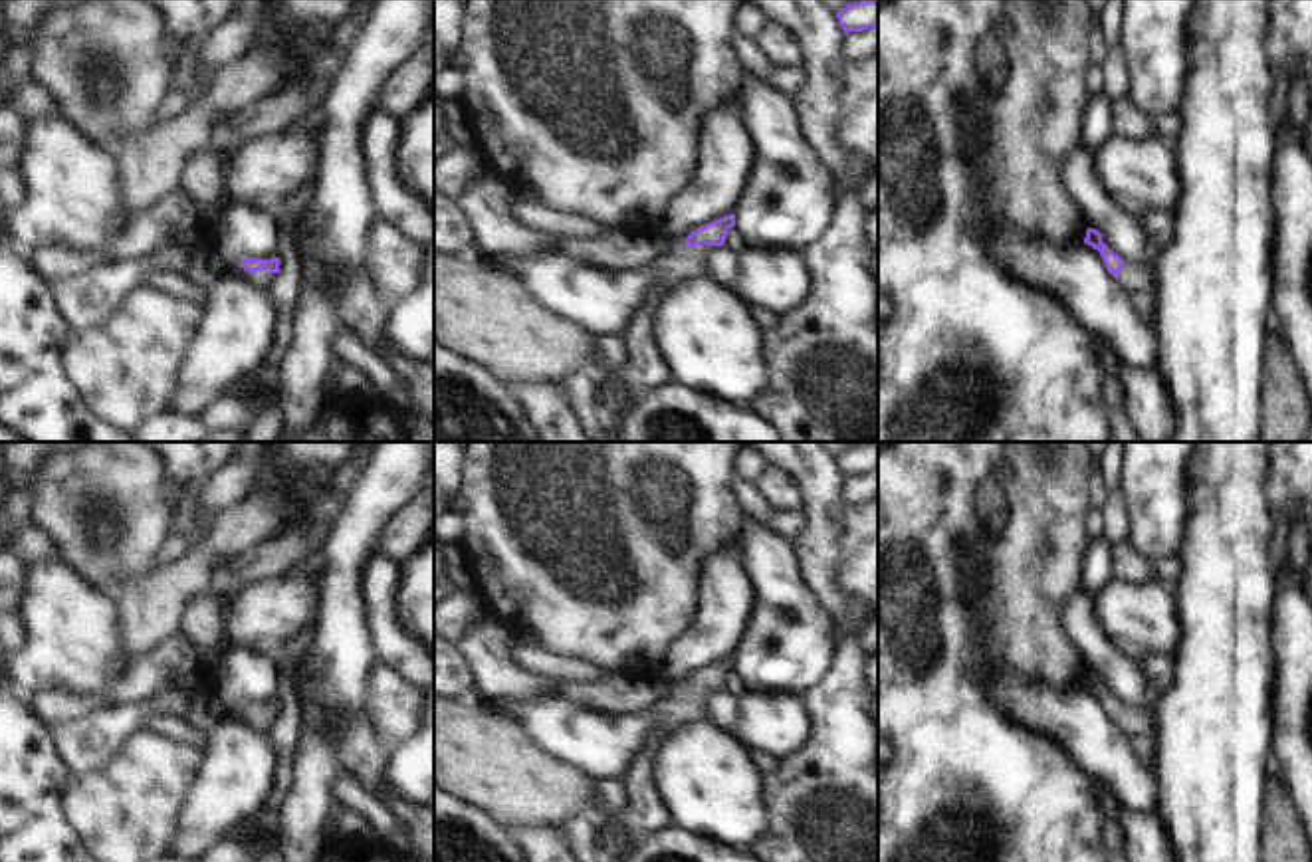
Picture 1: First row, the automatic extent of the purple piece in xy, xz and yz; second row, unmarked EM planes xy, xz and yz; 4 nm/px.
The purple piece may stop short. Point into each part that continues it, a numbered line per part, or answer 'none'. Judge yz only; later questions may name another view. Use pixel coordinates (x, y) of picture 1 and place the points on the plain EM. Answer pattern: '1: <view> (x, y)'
1: yz (1136, 720)

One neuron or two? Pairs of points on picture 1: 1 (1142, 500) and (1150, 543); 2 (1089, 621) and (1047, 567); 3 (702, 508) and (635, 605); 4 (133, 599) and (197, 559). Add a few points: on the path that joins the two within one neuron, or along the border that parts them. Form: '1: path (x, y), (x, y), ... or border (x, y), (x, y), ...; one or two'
1: path (1150, 510), (1150, 534); one
2: border (1083, 589), (1067, 611), (1067, 631), (1075, 645); two
3: path (692, 532), (692, 545), (656, 581); one
4: path (149, 599), (157, 599), (181, 575); one

